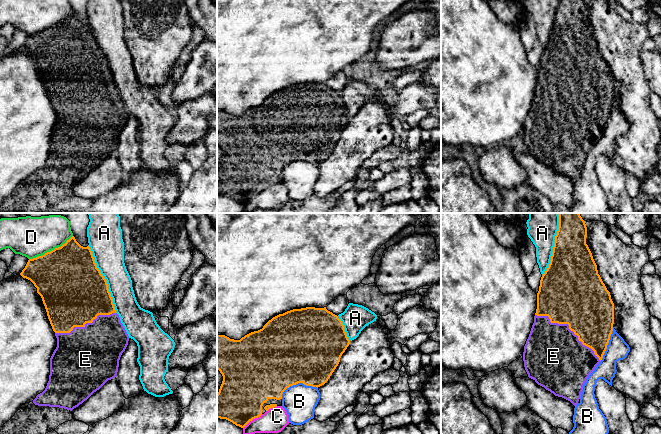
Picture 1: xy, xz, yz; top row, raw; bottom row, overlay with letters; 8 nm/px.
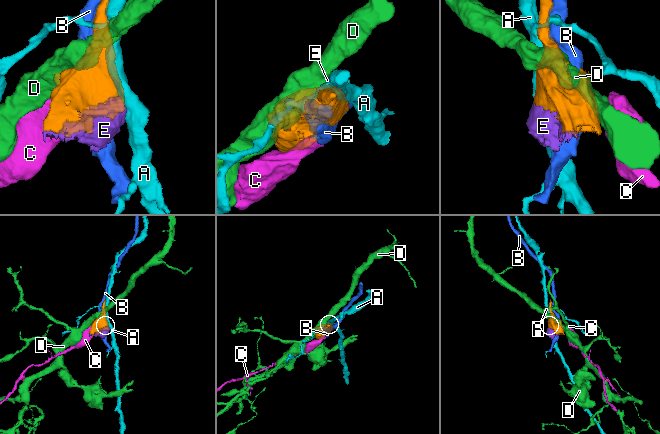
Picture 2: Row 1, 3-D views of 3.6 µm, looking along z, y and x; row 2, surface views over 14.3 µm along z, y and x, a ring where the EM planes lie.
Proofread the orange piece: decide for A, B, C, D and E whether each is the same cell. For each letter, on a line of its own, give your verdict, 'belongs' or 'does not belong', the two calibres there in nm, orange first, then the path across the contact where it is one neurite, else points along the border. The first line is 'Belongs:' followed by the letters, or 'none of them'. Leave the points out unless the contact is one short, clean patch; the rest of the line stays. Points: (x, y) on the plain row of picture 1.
Belongs: E
A: does not belong; 480 nm thick on the orange side, 260 nm on the other
B: does not belong; 500 nm thick on the orange side, 260 nm on the other
C: does not belong; 380 nm thick on the orange side, 200 nm on the other
D: does not belong; 500 nm thick on the orange side, 280 nm on the other
E: belongs; 460 nm thick on the orange side, 460 nm on the other

